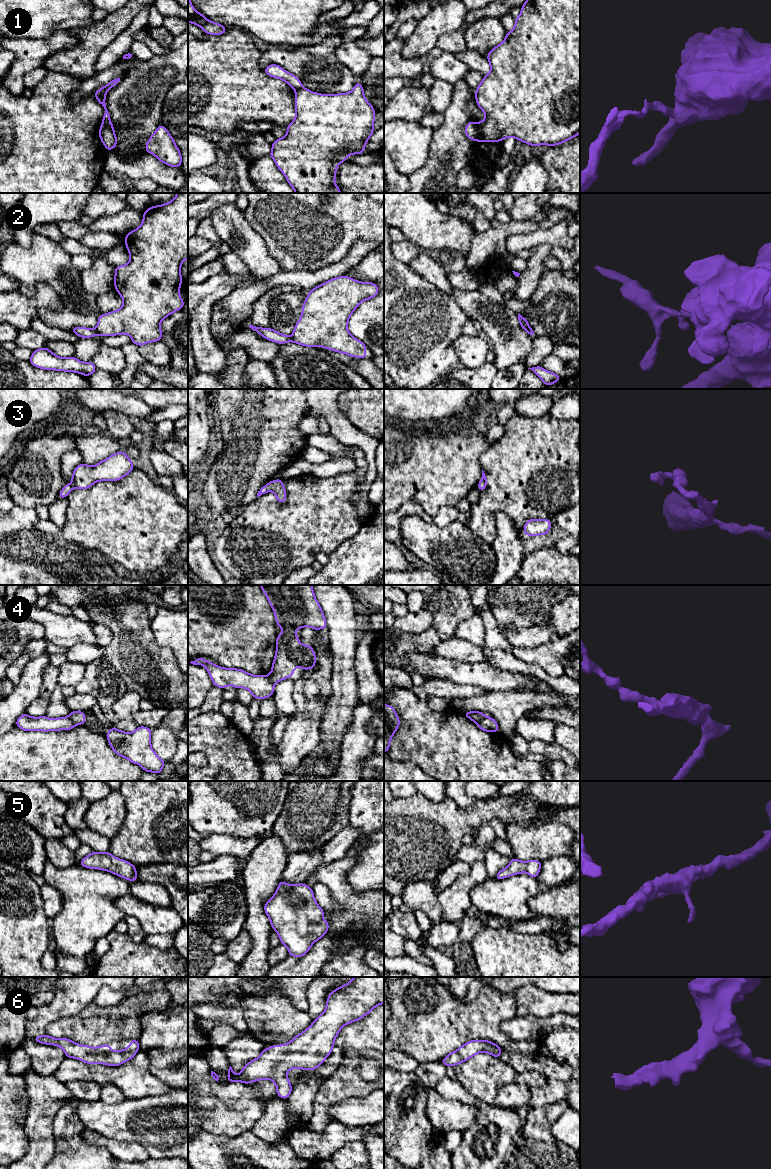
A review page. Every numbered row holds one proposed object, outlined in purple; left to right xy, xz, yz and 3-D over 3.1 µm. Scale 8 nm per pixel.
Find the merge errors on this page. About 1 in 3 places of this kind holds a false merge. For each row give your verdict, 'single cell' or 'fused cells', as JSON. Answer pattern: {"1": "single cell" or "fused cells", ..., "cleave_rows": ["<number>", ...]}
{"1": "fused cells", "2": "fused cells", "3": "single cell", "4": "fused cells", "5": "single cell", "6": "single cell", "cleave_rows": ["1", "2", "4"]}

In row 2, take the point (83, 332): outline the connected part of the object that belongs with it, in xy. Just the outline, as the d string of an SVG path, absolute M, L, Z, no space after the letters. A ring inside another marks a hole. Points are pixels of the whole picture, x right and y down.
M74 327L71 329L72 333L82 338L89 338L99 335L96 329L85 328L85 327Z

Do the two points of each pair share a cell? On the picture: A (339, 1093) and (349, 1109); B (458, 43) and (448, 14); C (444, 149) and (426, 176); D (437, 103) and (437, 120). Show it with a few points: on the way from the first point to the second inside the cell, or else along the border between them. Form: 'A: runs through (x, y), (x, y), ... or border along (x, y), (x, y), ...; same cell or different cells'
A: border along (366, 1095), (338, 1101), (327, 1114); different cells
B: border along (461, 28), (443, 34), (439, 38), (437, 45); different cells
C: runs through (442, 156), (433, 169); same cell
D: border along (432, 109), (442, 113); different cells

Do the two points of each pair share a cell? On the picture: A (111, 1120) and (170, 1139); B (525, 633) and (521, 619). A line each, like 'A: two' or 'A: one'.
A: one
B: two

